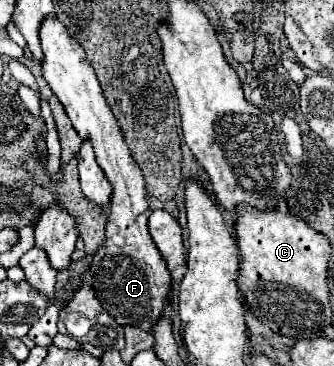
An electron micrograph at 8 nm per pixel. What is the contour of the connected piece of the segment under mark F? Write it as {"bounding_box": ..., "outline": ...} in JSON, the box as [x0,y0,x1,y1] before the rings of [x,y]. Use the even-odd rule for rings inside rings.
{"bounding_box":[39,16,171,332],"outline":[[[47,16],[39,26],[39,42],[43,50],[43,78],[63,104],[79,136],[91,140],[97,162],[113,186],[105,242],[91,262],[91,286],[95,288],[95,294],[99,294],[103,308],[115,320],[119,320],[121,326],[137,326],[149,332],[169,304],[167,294],[171,288],[171,276],[147,230],[149,204],[145,200],[147,192],[143,174],[135,164],[123,132],[103,98],[103,90],[85,56],[85,50],[69,36],[67,26],[57,16]]]}

